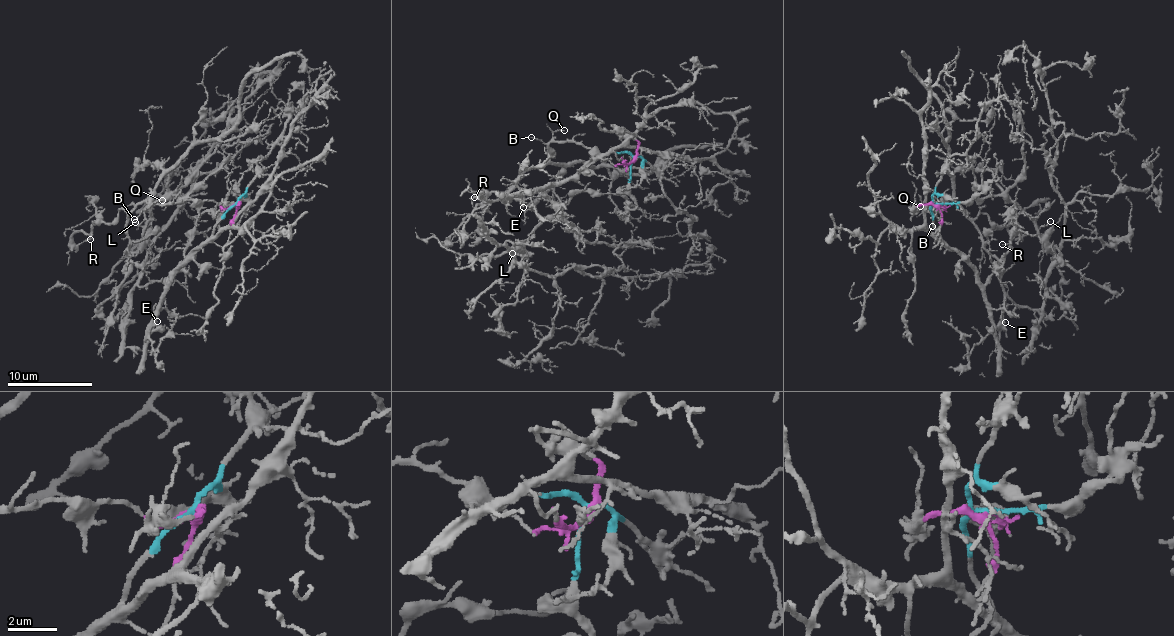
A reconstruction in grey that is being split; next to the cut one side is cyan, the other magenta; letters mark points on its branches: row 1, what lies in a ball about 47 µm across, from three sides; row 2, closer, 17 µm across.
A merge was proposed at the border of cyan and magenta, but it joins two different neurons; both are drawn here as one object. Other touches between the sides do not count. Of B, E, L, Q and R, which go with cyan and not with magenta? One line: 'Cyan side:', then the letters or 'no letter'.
Cyan side: E

